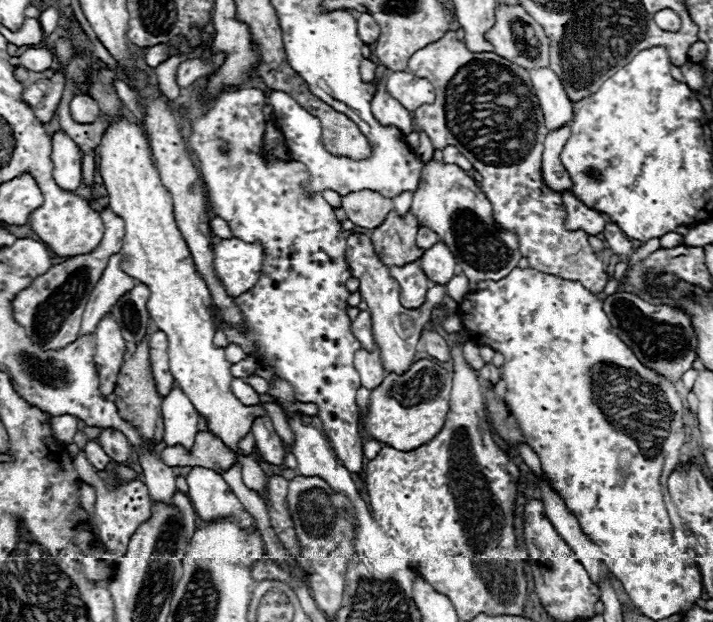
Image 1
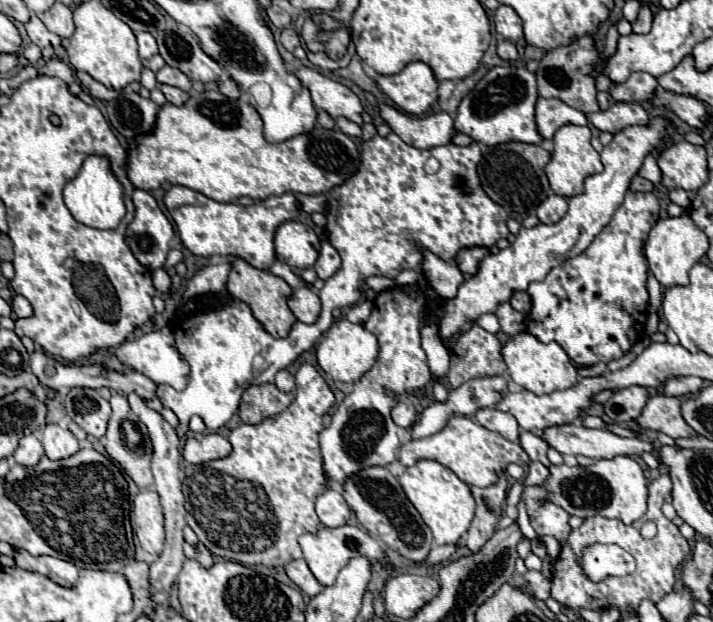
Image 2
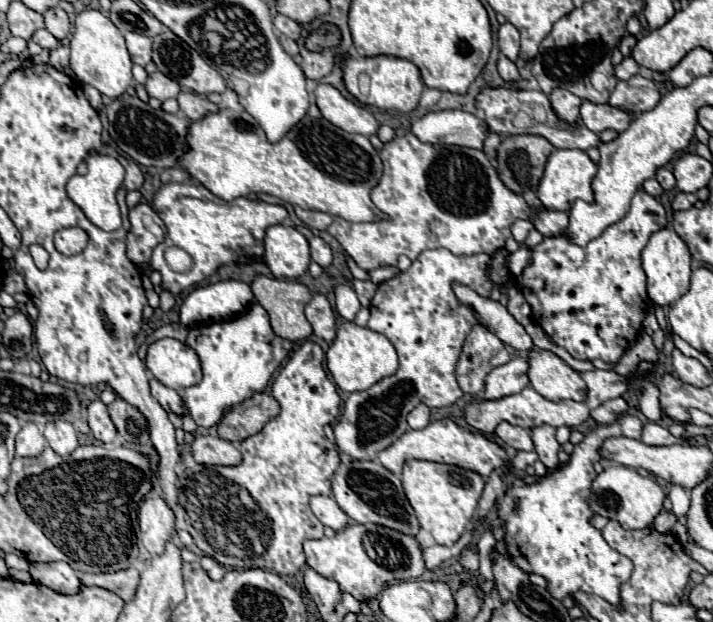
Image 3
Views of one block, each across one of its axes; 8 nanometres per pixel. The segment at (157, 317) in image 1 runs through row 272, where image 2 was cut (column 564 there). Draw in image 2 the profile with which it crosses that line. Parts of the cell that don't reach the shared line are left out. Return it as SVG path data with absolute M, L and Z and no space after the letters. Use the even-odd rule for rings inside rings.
M562 126L556 136L554 136L554 152L552 152L552 160L546 166L546 176L550 180L550 188L554 190L554 194L562 196L562 198L572 198L576 194L582 194L584 188L584 180L592 174L602 172L602 162L600 162L600 154L592 148L590 144L590 128L586 126Z

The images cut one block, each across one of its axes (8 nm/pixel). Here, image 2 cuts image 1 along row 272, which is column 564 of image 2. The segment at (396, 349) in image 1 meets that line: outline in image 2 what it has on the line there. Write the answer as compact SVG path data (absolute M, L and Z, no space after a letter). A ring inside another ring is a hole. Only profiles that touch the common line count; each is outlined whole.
M524 332L524 334L518 334L518 336L510 338L510 342L504 346L502 354L504 354L506 366L508 366L510 378L516 384L520 384L522 388L526 388L526 390L530 390L530 392L534 392L538 396L552 394L556 390L572 388L578 382L576 368L572 366L568 354L556 342L542 344L536 336Z

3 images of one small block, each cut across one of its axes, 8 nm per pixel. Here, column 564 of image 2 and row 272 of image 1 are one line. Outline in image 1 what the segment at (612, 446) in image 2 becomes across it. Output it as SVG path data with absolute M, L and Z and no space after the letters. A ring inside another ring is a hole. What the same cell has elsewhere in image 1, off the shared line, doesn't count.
M436 242L430 250L424 250L424 256L420 258L420 266L432 282L446 284L454 276L456 258L444 242Z

